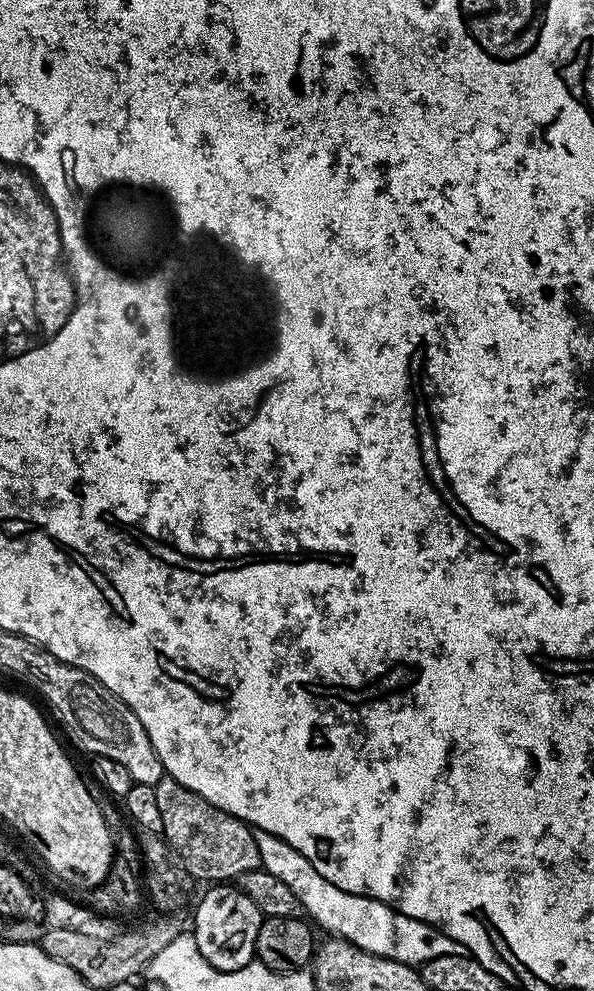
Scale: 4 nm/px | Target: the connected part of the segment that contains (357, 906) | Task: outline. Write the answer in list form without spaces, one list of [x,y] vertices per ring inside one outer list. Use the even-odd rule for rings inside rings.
[[[257,828],[254,831],[254,842],[258,842],[260,867],[265,868],[274,878],[282,883],[298,898],[301,909],[313,925],[322,927],[328,934],[335,934],[339,939],[348,940],[354,946],[366,950],[375,956],[397,960],[403,964],[419,966],[434,958],[461,951],[460,944],[434,926],[418,918],[406,918],[406,914],[397,912],[390,904],[383,904],[369,896],[359,896],[338,890],[334,882],[326,882],[314,866],[294,846],[282,838]]]

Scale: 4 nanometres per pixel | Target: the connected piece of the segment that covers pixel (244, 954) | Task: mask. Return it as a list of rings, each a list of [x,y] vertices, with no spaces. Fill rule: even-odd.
[[[220,882],[212,888],[196,904],[196,929],[194,935],[198,942],[198,950],[210,966],[220,972],[233,972],[242,966],[253,963],[258,942],[258,930],[264,917],[258,906],[246,898],[239,887],[228,882]]]

